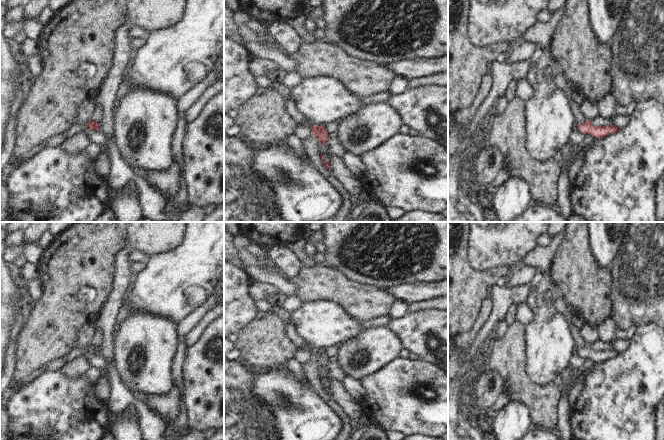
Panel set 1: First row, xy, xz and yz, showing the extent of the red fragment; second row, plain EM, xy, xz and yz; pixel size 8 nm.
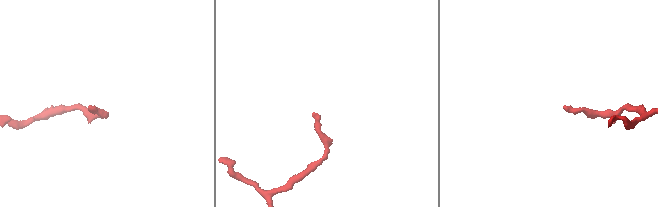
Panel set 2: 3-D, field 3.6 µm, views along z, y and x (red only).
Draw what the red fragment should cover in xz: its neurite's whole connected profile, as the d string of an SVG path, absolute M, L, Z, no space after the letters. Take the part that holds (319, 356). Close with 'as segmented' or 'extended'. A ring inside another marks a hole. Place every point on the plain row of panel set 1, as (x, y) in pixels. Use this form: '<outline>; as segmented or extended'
M322 300L302 302L297 309L289 313L289 321L294 326L296 333L315 347L311 351L311 358L324 369L329 360L323 350L327 346L338 346L361 331L358 327L360 321L350 317L340 305Z; extended

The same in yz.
M586 345L584 347L577 348L577 354L579 354L584 359L591 358L595 361L595 363L600 363L604 360L620 355L621 352L618 352L614 349L594 350L590 345Z; as segmented

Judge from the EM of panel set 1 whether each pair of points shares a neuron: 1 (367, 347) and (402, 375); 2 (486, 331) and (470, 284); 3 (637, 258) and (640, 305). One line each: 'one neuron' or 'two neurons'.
1: two neurons
2: two neurons
3: one neuron

